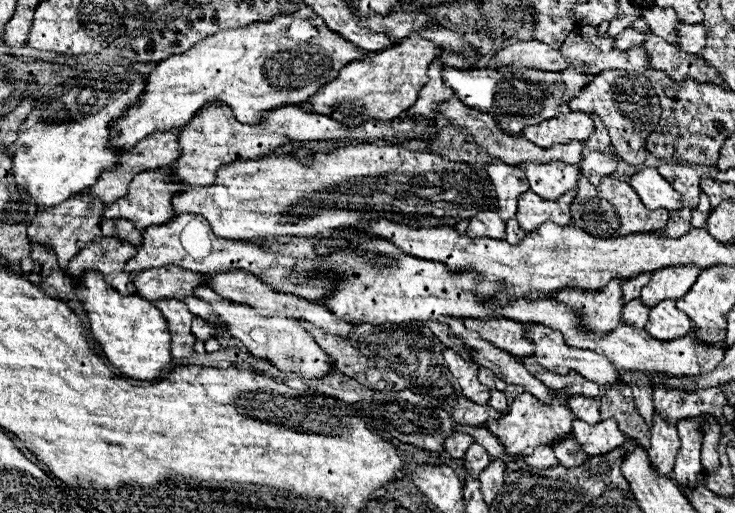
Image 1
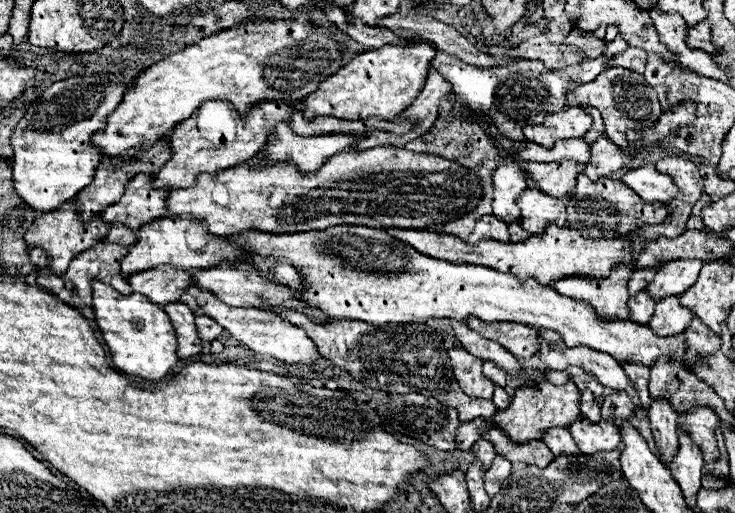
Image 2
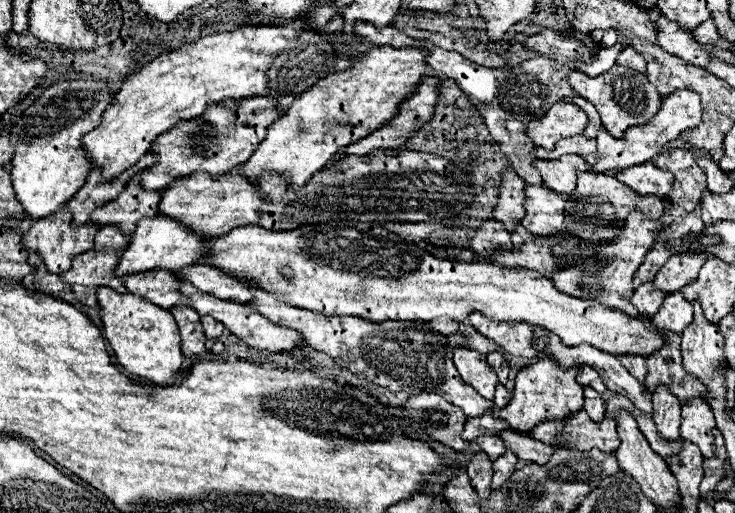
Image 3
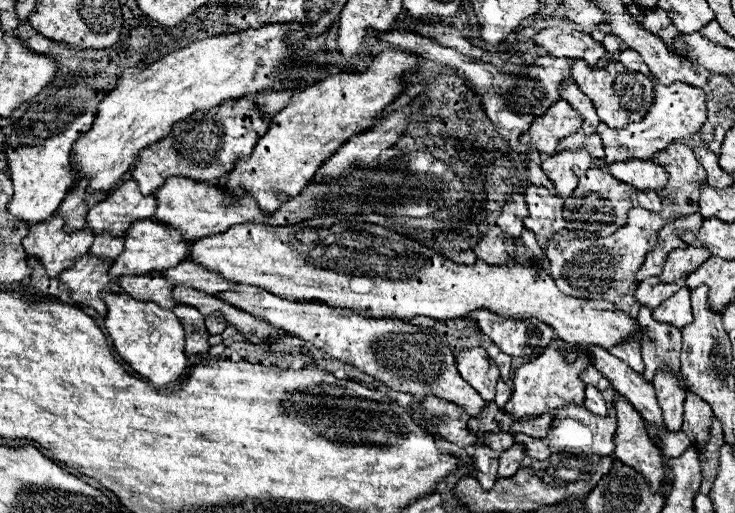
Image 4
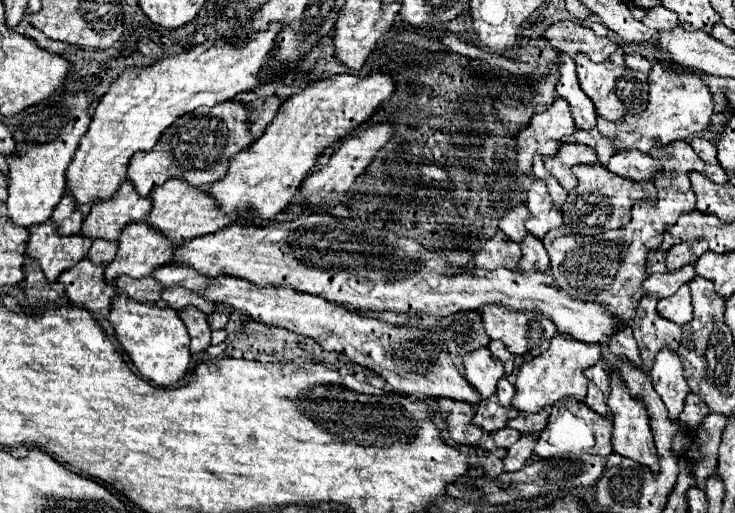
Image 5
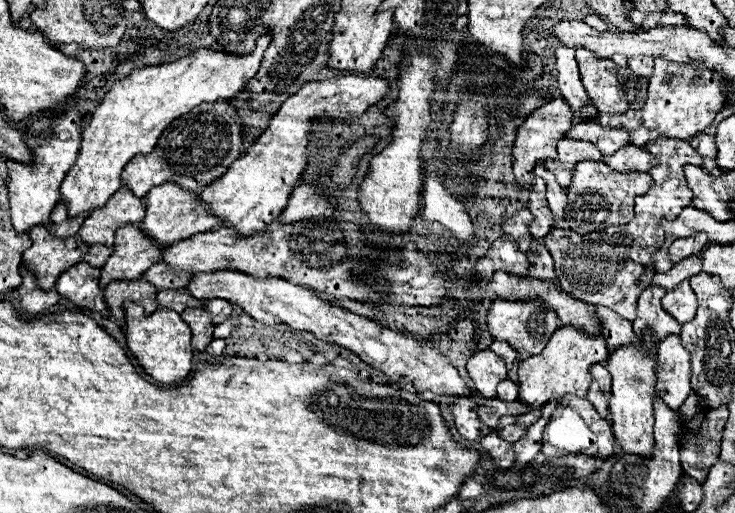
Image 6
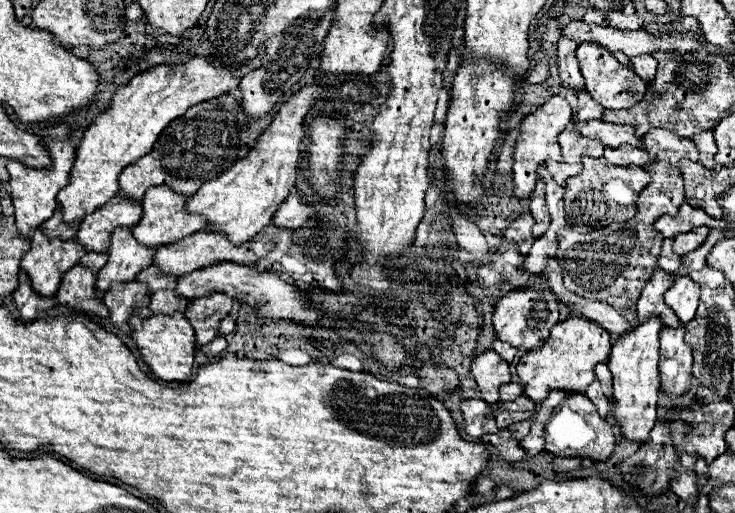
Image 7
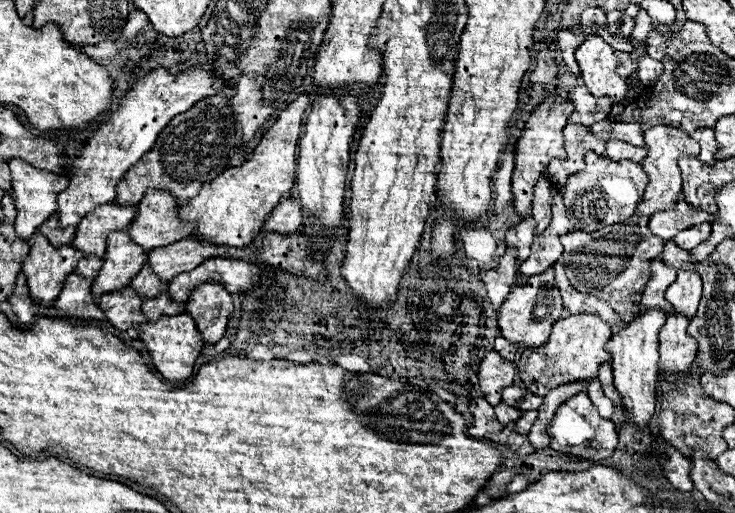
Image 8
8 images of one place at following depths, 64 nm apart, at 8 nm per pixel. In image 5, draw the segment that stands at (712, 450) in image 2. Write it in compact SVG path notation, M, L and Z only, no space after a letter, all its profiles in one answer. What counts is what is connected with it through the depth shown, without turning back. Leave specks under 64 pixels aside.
M692 392L686 396L686 402L684 402L684 410L680 414L680 422L682 426L686 428L698 428L700 426L700 420L704 420L704 416L708 414L708 406L702 402L699 396L694 396Z

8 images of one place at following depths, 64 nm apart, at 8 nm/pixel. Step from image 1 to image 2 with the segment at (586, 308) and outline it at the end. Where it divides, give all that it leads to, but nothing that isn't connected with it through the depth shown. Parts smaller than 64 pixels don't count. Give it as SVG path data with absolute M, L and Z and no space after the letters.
M616 264L606 278L566 276L552 282L552 288L574 300L588 300L600 316L628 318L628 280L634 268L630 264Z

